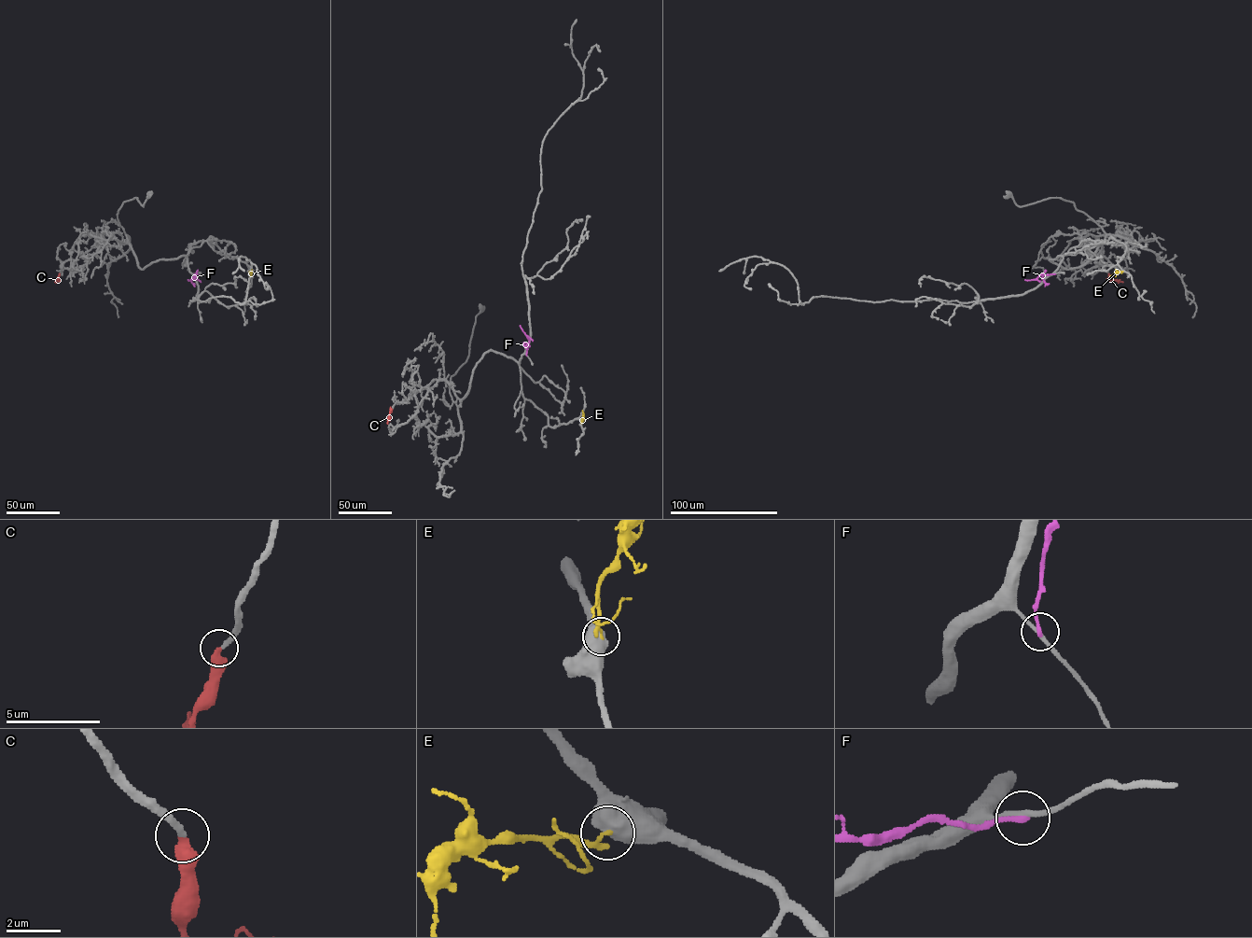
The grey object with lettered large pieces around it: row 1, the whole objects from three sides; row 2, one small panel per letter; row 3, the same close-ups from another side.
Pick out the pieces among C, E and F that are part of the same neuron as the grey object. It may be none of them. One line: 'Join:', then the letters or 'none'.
Join: C

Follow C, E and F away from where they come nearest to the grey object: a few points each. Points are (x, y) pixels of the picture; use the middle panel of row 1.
C: (391, 409), (387, 424)
E: (581, 423), (582, 411)
F: (526, 355), (529, 340), (520, 325)

